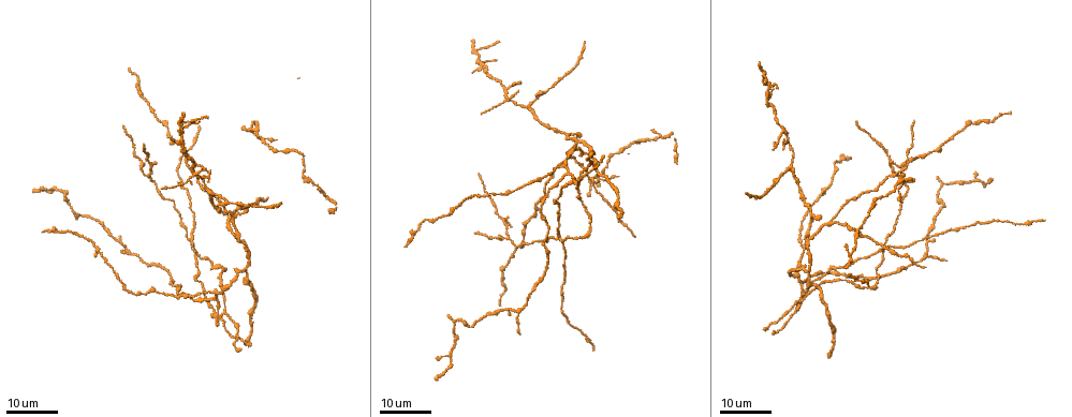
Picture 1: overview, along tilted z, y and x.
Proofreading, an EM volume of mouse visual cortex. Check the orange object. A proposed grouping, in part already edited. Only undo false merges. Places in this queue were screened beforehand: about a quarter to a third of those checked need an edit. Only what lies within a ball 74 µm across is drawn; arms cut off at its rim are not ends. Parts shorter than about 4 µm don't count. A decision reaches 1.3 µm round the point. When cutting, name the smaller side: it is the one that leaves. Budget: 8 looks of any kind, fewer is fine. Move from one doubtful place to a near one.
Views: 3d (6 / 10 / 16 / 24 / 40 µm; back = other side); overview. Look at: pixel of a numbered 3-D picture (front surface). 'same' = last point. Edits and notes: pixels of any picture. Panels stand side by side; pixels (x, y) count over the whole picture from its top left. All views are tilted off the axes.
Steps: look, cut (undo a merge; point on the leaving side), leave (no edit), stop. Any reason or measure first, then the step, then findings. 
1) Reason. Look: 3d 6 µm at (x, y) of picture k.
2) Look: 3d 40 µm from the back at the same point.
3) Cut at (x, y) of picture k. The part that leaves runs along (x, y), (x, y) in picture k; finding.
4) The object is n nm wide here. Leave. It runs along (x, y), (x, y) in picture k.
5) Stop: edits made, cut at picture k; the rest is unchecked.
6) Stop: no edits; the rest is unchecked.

Arms part here. Look: 3d 16 µm at (213, 290) of picture 1.

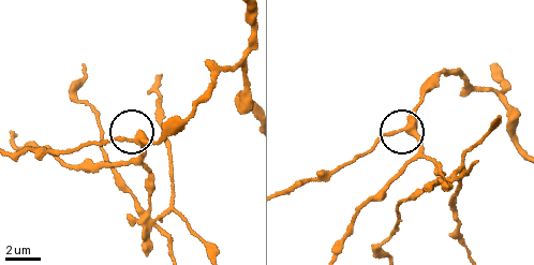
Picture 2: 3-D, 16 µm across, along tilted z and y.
Look: 3d 6 µm at (406, 131) of picture 2.

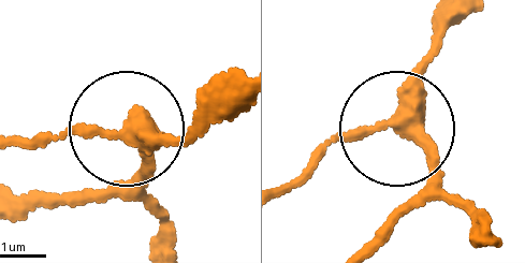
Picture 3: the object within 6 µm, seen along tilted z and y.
Look: 3d 6 µm from the back at (130, 131) of picture 3.

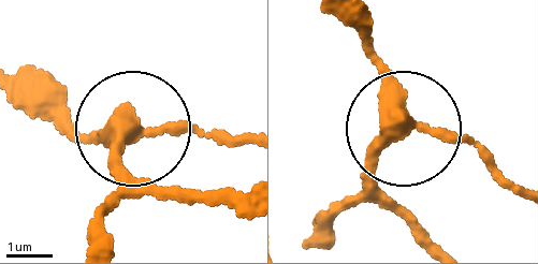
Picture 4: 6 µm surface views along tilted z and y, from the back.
Leave. It runs along (16, 88), (81, 129), (249, 141) in picture 4; continuous, no second cell.

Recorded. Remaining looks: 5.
Branch point. Look: 3d 24 µm at (220, 317) of picture 1.

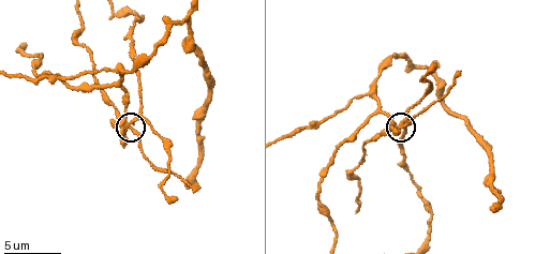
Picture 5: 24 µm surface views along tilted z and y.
Look: 3d 6 µm at (132, 120) of picture 5.

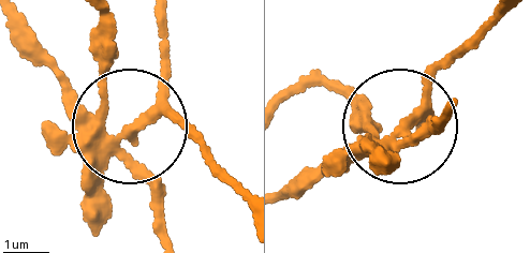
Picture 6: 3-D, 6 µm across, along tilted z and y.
The object is 240 nm wide here. Cut at (158, 106) of picture 6. A second cell is stuck on.

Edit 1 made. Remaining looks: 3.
A fork. Look: 3d 16 µm at (575, 143) of picture 1.

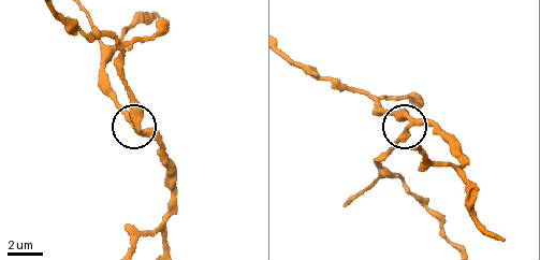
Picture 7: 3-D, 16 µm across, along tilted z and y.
Look: 3d 6 µm at (406, 129) of picture 7.

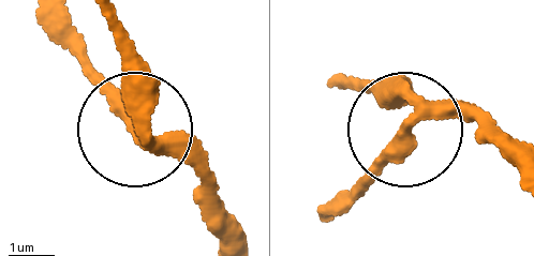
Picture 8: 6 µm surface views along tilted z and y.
3 arms meet here. Leave. It runs along (522, 153), (464, 116), (404, 122), (384, 84), (366, 81) in picture 8; continuous, no second cell.

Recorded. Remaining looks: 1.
Stop: edits made, cut at picture 6; the rest is unchecked.

